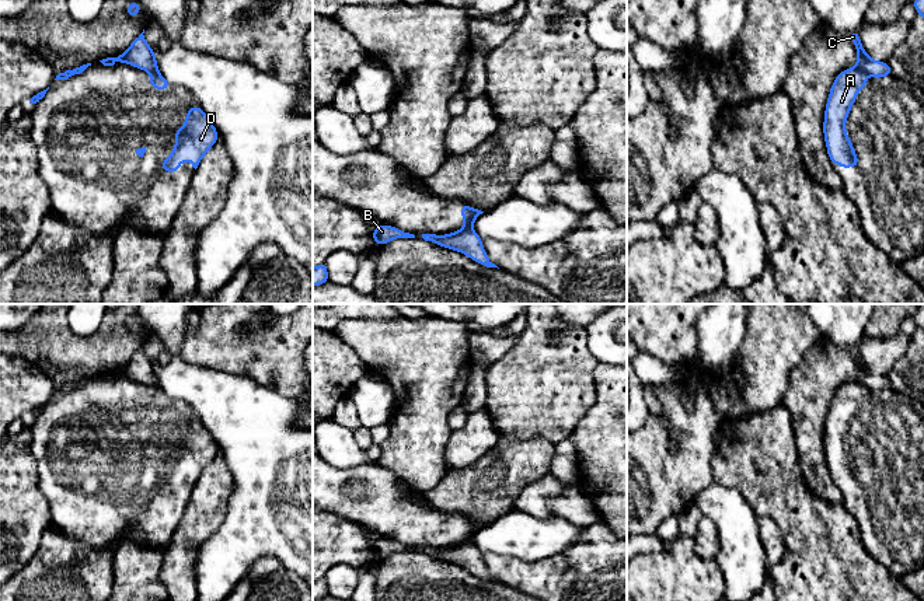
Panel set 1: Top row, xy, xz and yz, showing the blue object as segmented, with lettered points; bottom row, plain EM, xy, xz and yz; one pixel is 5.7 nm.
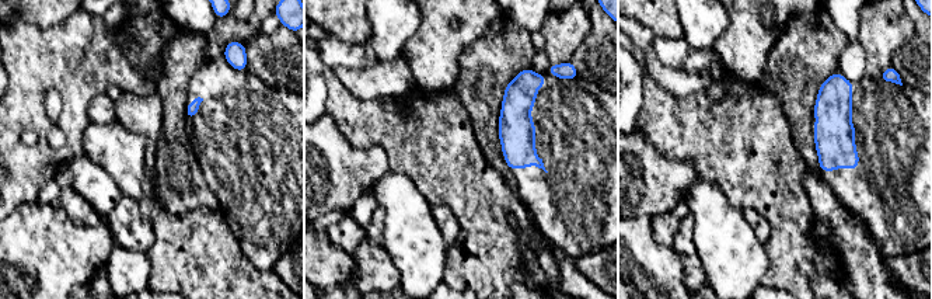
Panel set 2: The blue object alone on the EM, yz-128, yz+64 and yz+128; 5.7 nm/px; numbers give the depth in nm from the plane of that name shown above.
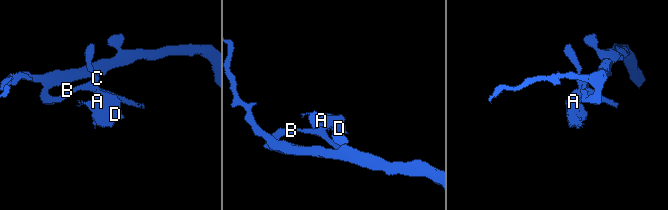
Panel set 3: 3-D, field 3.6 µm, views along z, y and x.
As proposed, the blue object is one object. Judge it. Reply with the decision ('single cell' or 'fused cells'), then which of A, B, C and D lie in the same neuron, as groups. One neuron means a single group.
fused cells; groups A D / B C

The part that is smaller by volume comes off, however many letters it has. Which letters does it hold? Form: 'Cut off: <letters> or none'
Cut off: A, D

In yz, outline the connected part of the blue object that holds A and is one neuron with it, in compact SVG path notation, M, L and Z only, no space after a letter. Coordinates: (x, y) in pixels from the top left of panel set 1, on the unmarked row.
M850 381L837 388L824 423L823 447L829 474L844 483L860 482L854 458L845 445L845 436L857 408L867 401L867 388L858 381Z

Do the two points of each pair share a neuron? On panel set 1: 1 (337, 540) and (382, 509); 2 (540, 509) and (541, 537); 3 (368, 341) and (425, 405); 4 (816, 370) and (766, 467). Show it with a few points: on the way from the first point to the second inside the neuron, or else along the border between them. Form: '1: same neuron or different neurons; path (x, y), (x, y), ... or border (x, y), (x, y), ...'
1: different neurons; border (328, 510), (356, 523), (363, 530)
2: different neurons; border (513, 509), (540, 517), (551, 516)
3: same neuron; path (387, 349), (394, 350), (425, 381), (425, 385)
4: different neurons; border (781, 404), (790, 415), (798, 450)

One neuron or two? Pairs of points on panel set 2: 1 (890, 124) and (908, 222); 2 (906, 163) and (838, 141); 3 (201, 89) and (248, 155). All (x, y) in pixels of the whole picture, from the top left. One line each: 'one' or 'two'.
1: one
2: one
3: one

